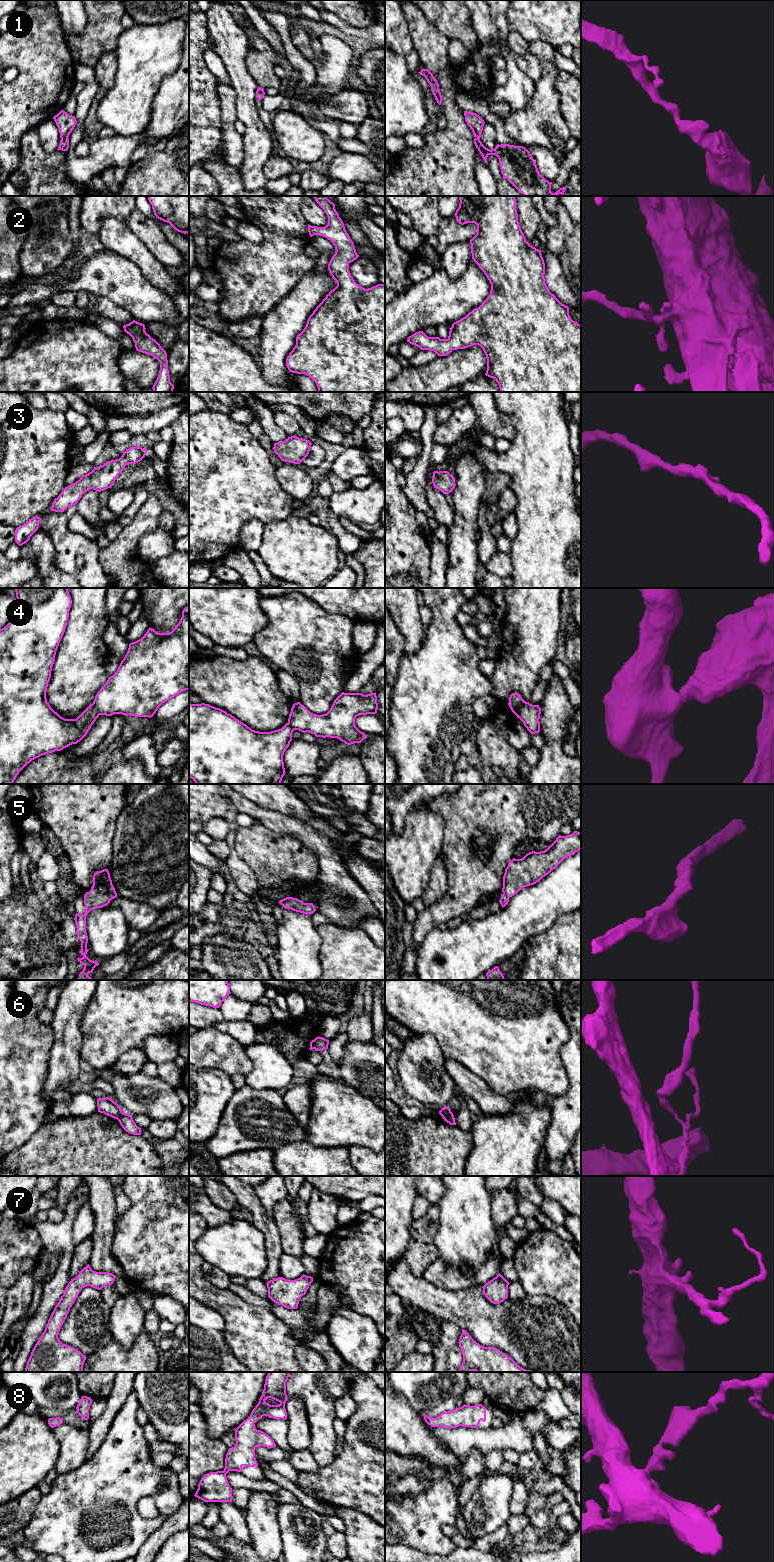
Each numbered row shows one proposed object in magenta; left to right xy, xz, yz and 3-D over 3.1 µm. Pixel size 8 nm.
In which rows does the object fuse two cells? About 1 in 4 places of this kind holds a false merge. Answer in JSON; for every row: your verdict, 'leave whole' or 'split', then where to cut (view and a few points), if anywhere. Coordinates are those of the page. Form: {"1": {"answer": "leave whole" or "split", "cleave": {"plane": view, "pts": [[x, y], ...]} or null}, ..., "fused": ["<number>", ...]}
{"1": {"answer": "leave whole", "cleave": null}, "2": {"answer": "leave whole", "cleave": null}, "3": {"answer": "leave whole", "cleave": null}, "4": {"answer": "split", "cleave": {"plane": "yz", "pts": [[526, 702], [516, 715]]}}, "5": {"answer": "leave whole", "cleave": null}, "6": {"answer": "split", "cleave": {"plane": "yz", "pts": [[453, 1115], [442, 1117]]}}, "7": {"answer": "leave whole", "cleave": null}, "8": {"answer": "leave whole", "cleave": null}, "fused": ["4", "6"]}

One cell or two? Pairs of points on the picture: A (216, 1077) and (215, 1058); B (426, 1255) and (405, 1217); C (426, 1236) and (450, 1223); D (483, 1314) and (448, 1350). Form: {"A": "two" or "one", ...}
{"A": "two", "B": "two", "C": "two", "D": "two"}

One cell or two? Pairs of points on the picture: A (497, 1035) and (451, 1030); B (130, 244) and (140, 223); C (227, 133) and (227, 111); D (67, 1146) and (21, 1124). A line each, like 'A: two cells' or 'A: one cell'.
A: one cell
B: two cells
C: one cell
D: two cells

